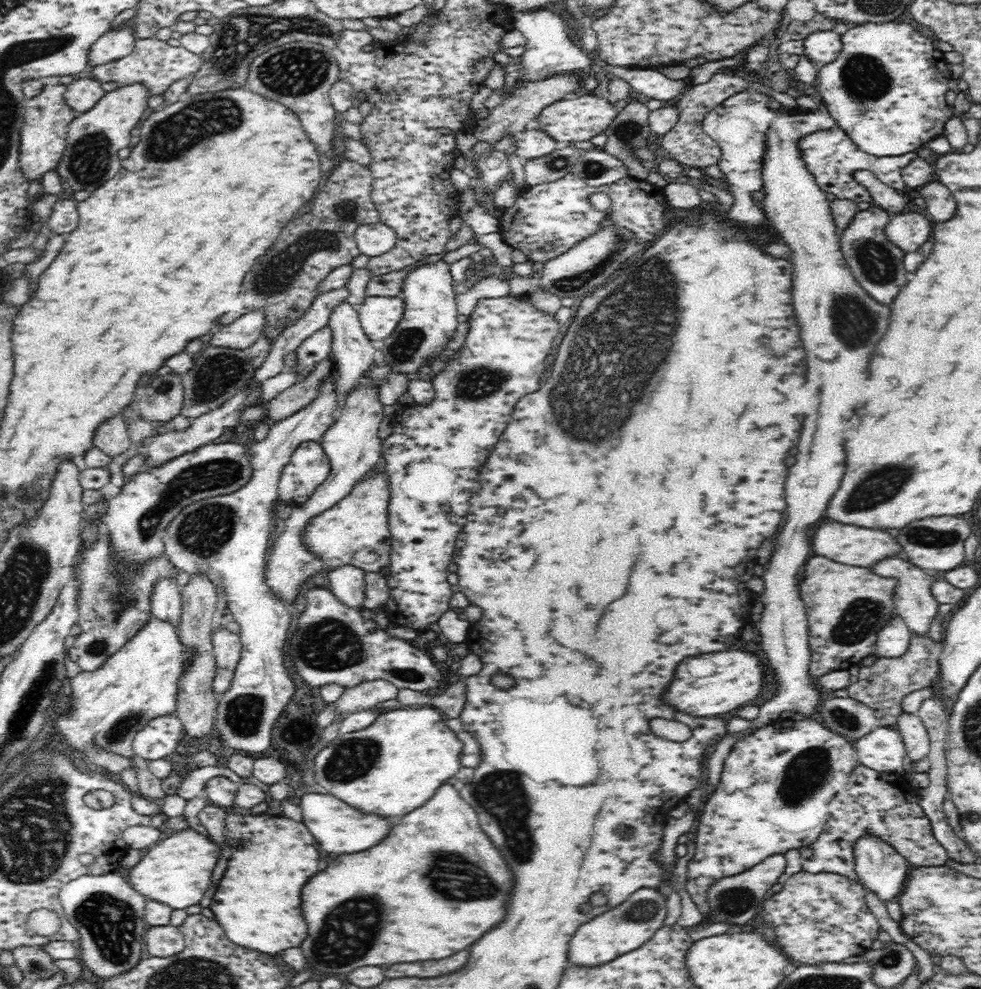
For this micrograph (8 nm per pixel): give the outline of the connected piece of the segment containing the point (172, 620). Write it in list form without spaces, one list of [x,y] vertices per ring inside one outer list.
[[[160,579],[151,594],[151,613],[154,618],[177,628],[182,622],[181,587],[174,579]]]

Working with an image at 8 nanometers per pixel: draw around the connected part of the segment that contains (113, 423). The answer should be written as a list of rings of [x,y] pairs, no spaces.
[[[121,415],[107,420],[96,429],[93,446],[112,457],[125,453],[131,447],[129,427]]]

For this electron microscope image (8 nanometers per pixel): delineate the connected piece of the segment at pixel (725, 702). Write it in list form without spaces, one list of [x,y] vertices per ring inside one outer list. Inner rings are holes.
[[[738,648],[688,657],[676,668],[676,680],[670,684],[664,700],[668,698],[670,706],[692,716],[724,714],[750,703],[760,694],[767,670],[756,653]]]

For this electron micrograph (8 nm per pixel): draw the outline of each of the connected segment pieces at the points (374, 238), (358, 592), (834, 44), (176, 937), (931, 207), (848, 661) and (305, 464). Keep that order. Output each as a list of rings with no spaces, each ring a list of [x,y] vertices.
[[[378,222],[360,225],[353,233],[358,250],[366,256],[380,256],[396,244],[396,231]]]
[[[344,565],[328,573],[331,591],[348,606],[362,606],[367,571],[354,565]]]
[[[834,31],[810,34],[803,42],[803,53],[816,64],[832,63],[842,50],[841,36]]]
[[[166,924],[147,929],[144,935],[145,955],[170,956],[184,948],[184,935],[179,927]]]
[[[932,181],[920,187],[920,197],[926,201],[927,212],[936,222],[952,218],[956,214],[956,202],[952,191],[940,181]]]
[[[812,556],[804,566],[804,578],[798,588],[808,614],[808,674],[811,677],[824,676],[834,669],[847,670],[865,656],[875,654],[877,631],[896,614],[892,603],[896,579],[876,576],[868,568]]]
[[[320,440],[300,444],[282,469],[277,491],[280,501],[295,506],[307,502],[330,471],[331,464]]]

